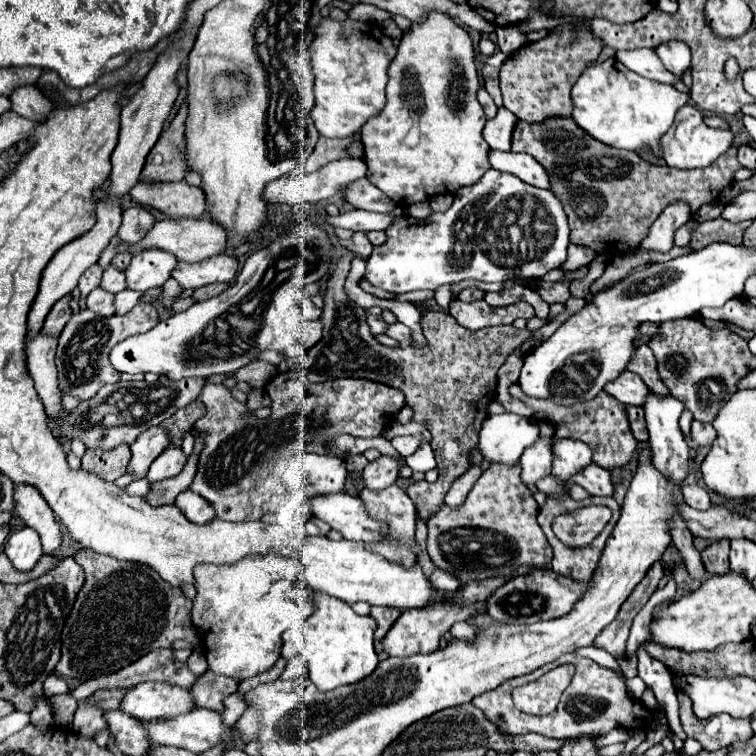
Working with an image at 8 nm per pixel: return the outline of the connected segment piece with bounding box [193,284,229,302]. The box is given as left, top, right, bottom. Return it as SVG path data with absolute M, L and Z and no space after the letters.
M209 284L209 286L203 286L203 288L197 288L193 290L193 300L207 300L211 296L217 296L221 294L225 288L229 288L229 284Z

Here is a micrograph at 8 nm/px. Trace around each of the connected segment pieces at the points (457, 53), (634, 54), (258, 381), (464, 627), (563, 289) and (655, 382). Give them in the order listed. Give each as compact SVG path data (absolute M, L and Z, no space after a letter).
M427 12L427 20L419 22L419 24L411 24L409 30L403 32L401 44L397 48L397 56L389 66L389 84L387 84L387 104L383 108L383 112L379 116L373 116L361 130L361 142L365 146L365 160L367 160L367 180L377 186L381 192L385 192L395 204L413 204L413 202L421 202L427 200L435 194L455 194L459 188L471 186L475 184L483 172L487 172L489 160L487 160L487 144L483 140L483 128L485 128L485 112L481 108L481 104L477 102L477 90L479 90L479 76L477 76L477 68L475 68L475 56L473 56L473 44L469 34L457 26L449 16L443 16L443 12Z
M639 48L639 50L617 50L615 54L617 60L621 60L627 68L631 68L633 72L649 78L649 80L657 80L657 82L665 82L665 84L675 84L677 80L681 80L675 74L669 74L661 60L655 56L655 52L651 48Z
M255 360L255 362L247 364L247 368L239 368L239 372L235 372L231 378L237 382L247 382L253 388L263 388L275 372L277 372L277 368L273 364Z
M455 624L451 628L451 636L461 638L461 640L475 640L475 630L469 624Z
M533 282L531 288L535 288L539 294L541 294L541 298L545 300L545 302L549 302L549 304L553 304L553 302L567 302L569 298L571 298L571 294L569 294L569 284L571 282Z
M639 344L635 346L635 352L631 356L631 364L627 364L627 370L635 372L641 376L641 380L657 394L665 396L669 394L669 390L665 388L665 384L661 382L659 374L657 374L657 362L655 362L655 356L653 352L649 350L647 344Z

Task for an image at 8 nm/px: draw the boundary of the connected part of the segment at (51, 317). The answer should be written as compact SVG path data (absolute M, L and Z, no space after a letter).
M71 294L63 296L63 298L51 308L51 312L49 312L47 318L45 318L45 324L43 324L41 334L61 334L61 330L63 330L65 324L67 324L67 320L71 318L69 300L71 300Z

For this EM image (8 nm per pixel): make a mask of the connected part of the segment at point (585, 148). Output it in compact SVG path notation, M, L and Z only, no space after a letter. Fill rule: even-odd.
M551 116L539 124L519 120L511 138L515 152L531 154L549 174L551 192L563 204L571 228L571 244L589 246L599 254L629 252L639 246L649 226L673 202L685 202L691 210L717 200L727 184L741 168L737 148L731 146L715 164L705 170L679 170L645 162L635 152L611 148L575 124L571 116ZM705 178L705 182L703 182Z

